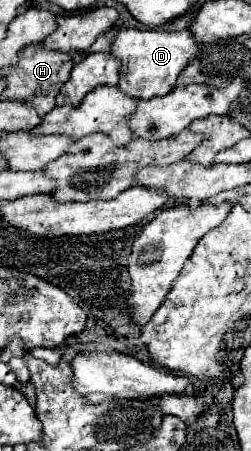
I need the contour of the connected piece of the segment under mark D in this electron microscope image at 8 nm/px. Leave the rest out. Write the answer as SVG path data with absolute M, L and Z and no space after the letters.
M122 29L114 41L110 53L120 59L118 87L136 99L152 99L156 95L170 93L180 71L198 53L198 43L190 31L160 31L160 29Z

